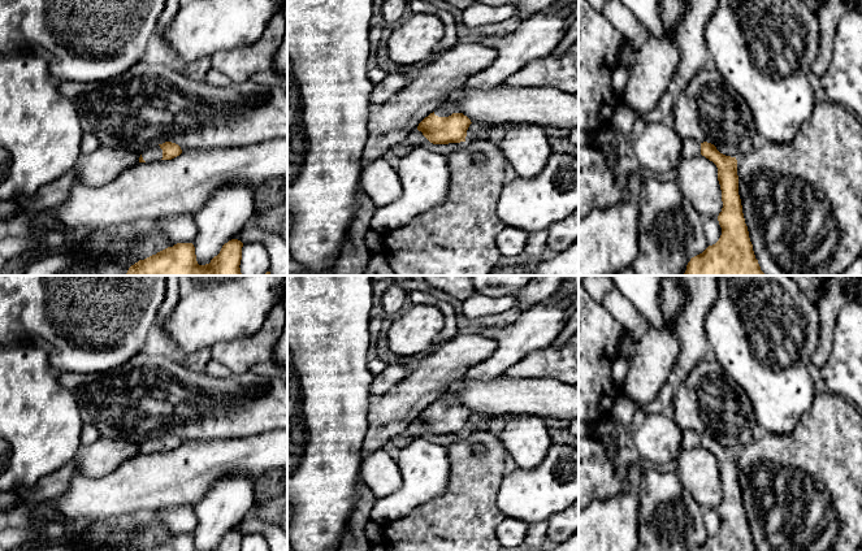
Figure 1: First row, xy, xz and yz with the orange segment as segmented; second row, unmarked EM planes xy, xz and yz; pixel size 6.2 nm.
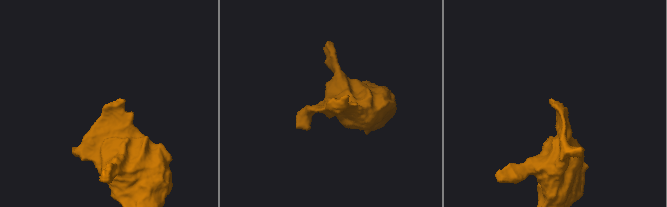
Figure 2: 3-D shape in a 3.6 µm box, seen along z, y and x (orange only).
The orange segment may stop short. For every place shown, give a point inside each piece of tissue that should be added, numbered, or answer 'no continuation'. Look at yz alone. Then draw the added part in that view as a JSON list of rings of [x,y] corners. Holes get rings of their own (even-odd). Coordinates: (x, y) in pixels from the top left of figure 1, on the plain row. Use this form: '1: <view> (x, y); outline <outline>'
1: yz (691, 438); outline [[[683,430],[683,450],[701,446],[701,434],[694,430]]]

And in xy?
1: xy (152, 443); outline [[[159,435],[144,438],[140,443],[146,454],[156,452],[163,450],[163,441]]]

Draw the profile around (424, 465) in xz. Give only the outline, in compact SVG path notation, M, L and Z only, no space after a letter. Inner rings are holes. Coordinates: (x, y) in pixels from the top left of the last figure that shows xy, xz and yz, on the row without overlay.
M419 437L399 448L397 465L400 469L399 489L378 499L371 521L380 526L410 515L419 504L446 493L450 483L447 446Z

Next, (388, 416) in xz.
M481 331L456 334L417 361L399 383L371 402L361 461L402 434L452 383L465 378L472 366L489 359L498 344L497 338Z

